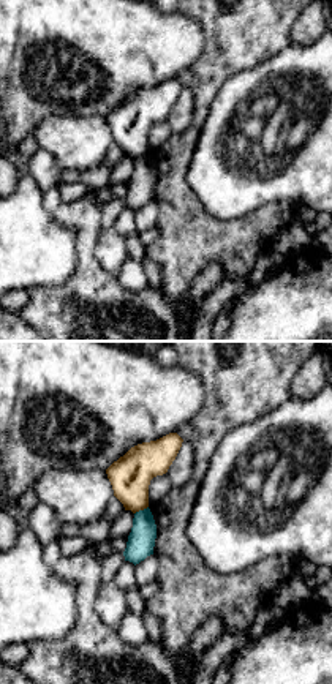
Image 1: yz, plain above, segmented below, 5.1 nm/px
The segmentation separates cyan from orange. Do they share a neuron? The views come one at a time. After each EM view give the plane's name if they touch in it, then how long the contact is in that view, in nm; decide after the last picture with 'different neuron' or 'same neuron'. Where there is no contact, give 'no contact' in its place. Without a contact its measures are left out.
yz | 80 nm

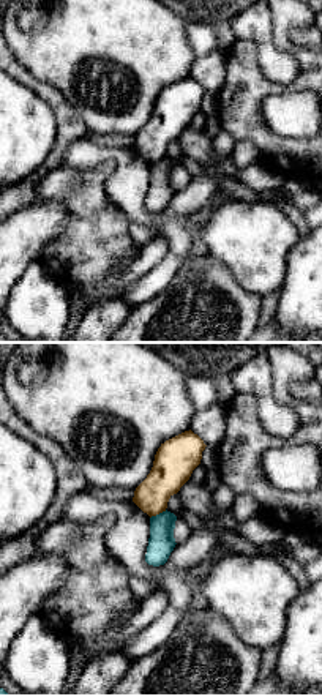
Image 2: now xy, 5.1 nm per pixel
xy | 100 nm

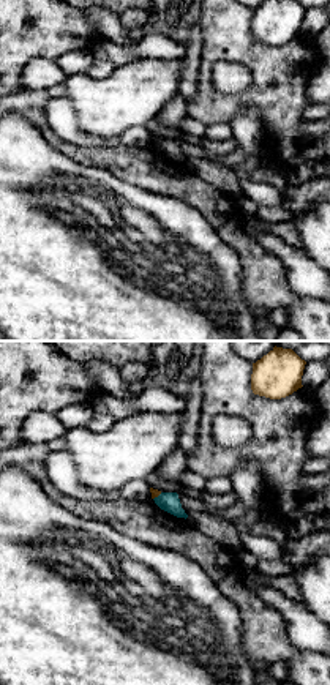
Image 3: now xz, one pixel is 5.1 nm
xz | 60 nm

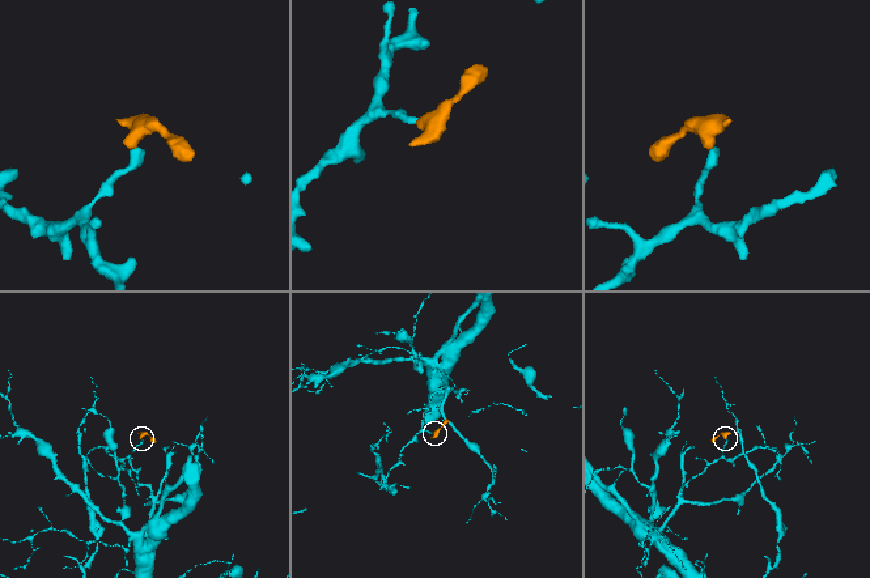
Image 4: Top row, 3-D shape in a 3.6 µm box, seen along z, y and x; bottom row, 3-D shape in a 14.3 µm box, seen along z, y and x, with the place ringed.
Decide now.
different neuron

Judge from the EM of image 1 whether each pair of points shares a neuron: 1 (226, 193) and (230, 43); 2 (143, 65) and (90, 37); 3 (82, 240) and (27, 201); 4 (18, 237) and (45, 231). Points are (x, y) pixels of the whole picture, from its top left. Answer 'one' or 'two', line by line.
1: two
2: one
3: two
4: one

